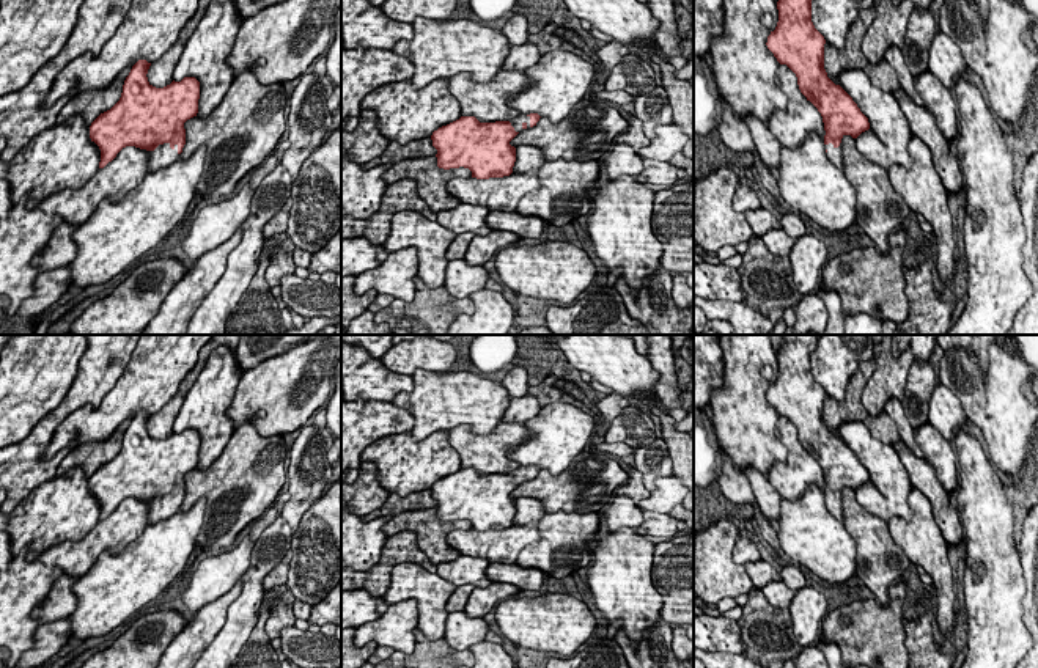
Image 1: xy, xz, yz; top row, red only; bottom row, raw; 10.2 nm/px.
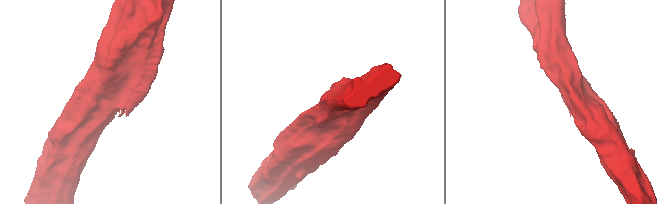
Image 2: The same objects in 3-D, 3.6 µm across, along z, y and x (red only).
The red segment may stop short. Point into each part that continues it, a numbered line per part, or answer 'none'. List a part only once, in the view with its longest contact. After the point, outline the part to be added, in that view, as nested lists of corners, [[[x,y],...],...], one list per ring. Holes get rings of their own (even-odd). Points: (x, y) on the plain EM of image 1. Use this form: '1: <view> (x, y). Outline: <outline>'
1: xy (162, 508). Outline: [[[170,495],[159,497],[154,503],[151,503],[149,512],[148,512],[148,525],[162,522],[168,517],[171,517],[178,506],[178,497],[175,500],[170,500]]]

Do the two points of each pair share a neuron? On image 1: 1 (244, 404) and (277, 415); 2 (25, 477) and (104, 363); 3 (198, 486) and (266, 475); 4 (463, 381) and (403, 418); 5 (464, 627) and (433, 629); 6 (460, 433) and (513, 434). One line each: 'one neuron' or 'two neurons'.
1: one neuron
2: one neuron
3: one neuron
4: two neurons
5: two neurons
6: one neuron

